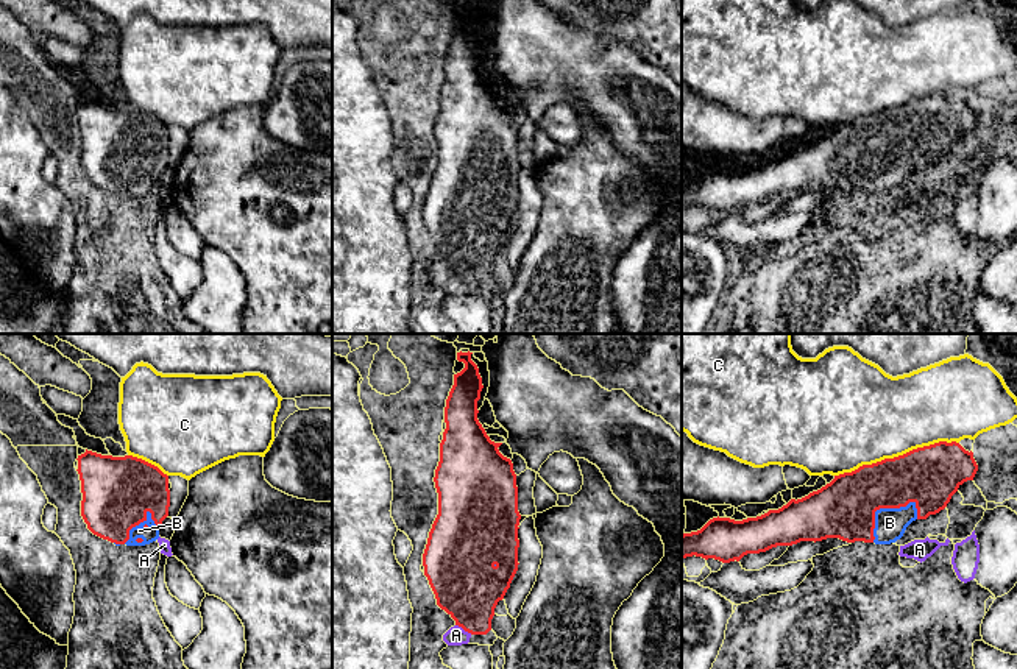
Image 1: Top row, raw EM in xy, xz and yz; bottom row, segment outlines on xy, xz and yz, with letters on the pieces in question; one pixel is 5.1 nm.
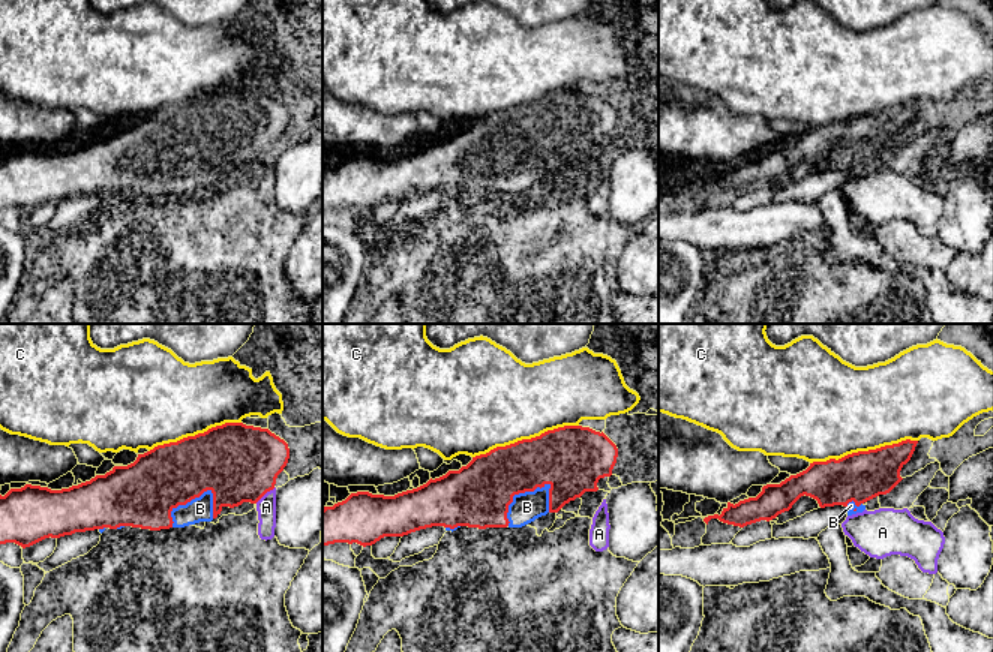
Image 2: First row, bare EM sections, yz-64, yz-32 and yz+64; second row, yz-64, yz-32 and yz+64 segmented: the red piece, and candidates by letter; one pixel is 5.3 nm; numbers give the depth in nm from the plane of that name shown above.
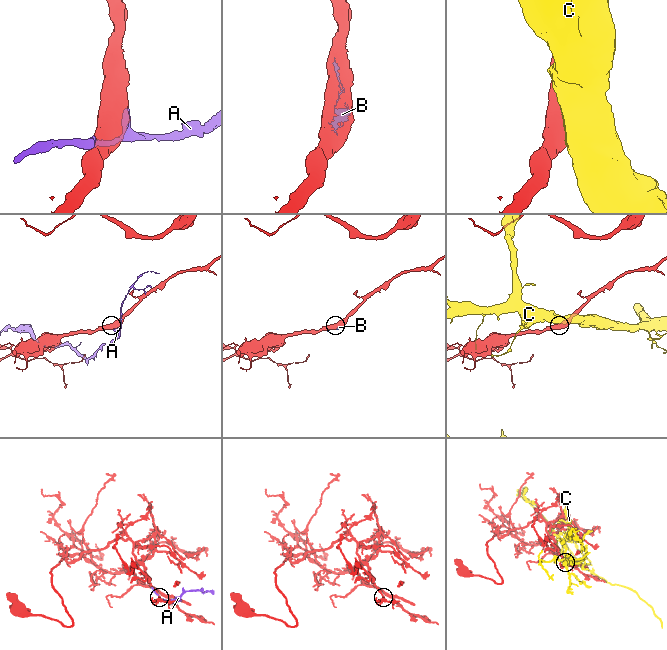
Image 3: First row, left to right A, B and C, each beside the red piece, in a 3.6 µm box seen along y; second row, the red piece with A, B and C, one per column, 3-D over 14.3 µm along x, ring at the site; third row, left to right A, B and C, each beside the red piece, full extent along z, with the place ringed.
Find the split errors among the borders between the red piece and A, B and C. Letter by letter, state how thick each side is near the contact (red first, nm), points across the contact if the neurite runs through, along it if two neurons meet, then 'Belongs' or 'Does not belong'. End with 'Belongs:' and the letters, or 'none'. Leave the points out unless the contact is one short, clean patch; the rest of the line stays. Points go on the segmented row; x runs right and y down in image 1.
A: Thickness 340 nm (red) against 100 nm. Does not belong
B: Thickness 320 nm (red) against 160 nm. Belongs
C: Thickness 300 nm (red) against 460 nm. Does not belong
Belongs: B

